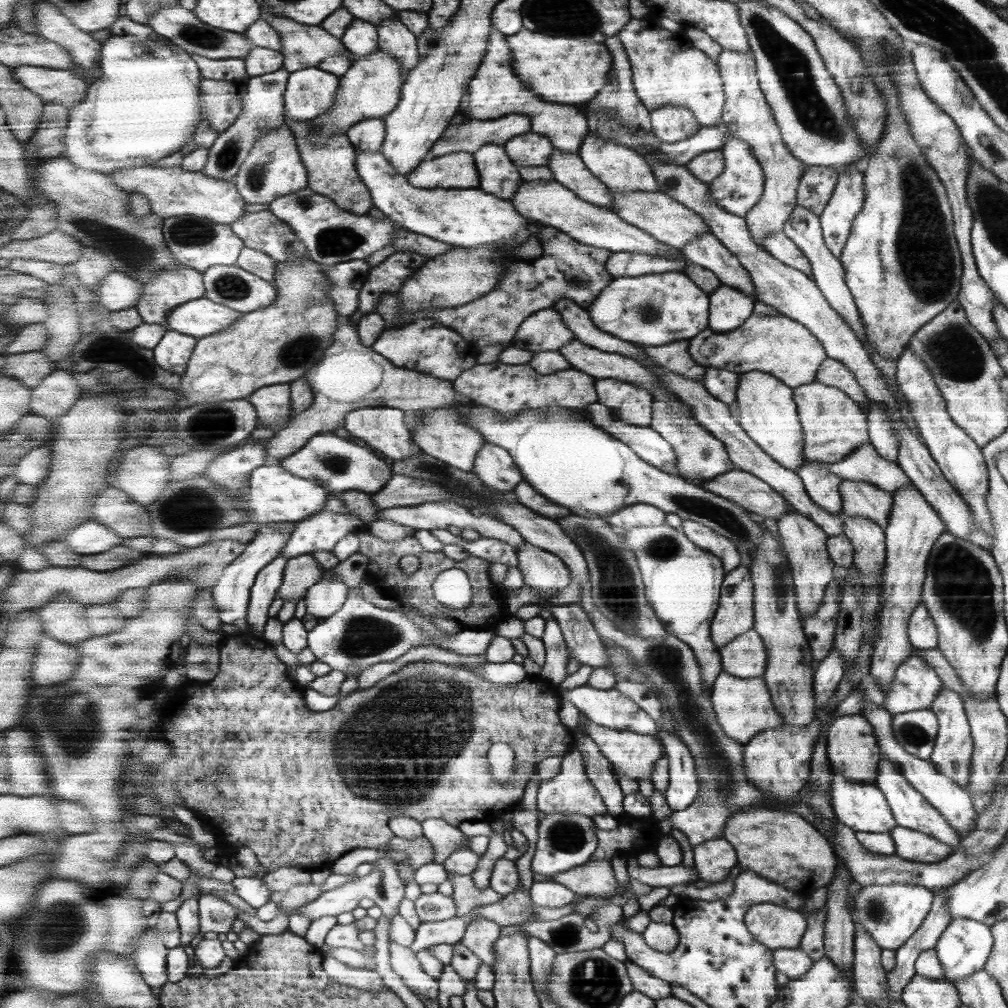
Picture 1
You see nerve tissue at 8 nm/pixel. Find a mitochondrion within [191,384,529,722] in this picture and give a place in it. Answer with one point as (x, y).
(364, 636)

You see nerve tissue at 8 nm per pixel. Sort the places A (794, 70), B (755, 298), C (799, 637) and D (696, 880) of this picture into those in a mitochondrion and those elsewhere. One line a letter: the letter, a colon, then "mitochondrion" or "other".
A: mitochondrion
B: other
C: other
D: other

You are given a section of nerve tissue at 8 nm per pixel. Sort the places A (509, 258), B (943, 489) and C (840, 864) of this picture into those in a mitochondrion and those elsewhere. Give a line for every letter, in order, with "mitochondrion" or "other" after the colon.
A: other
B: other
C: other

